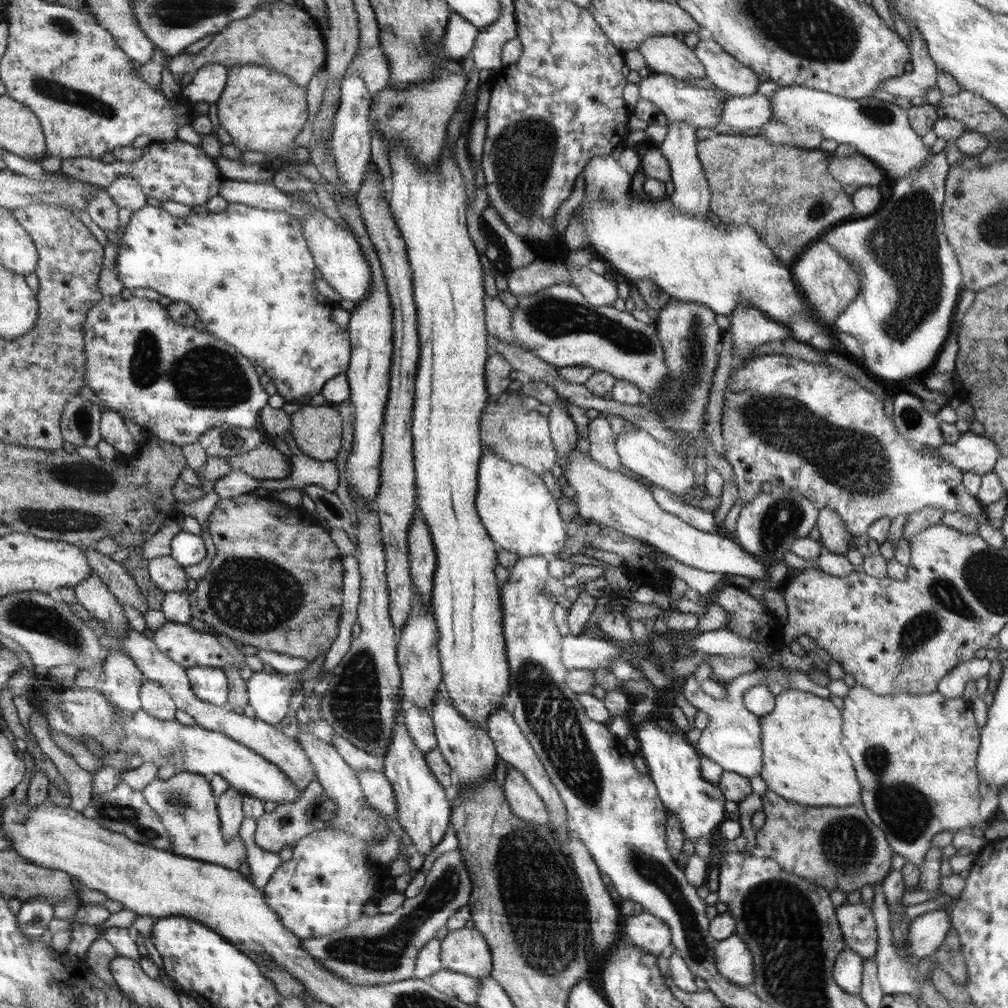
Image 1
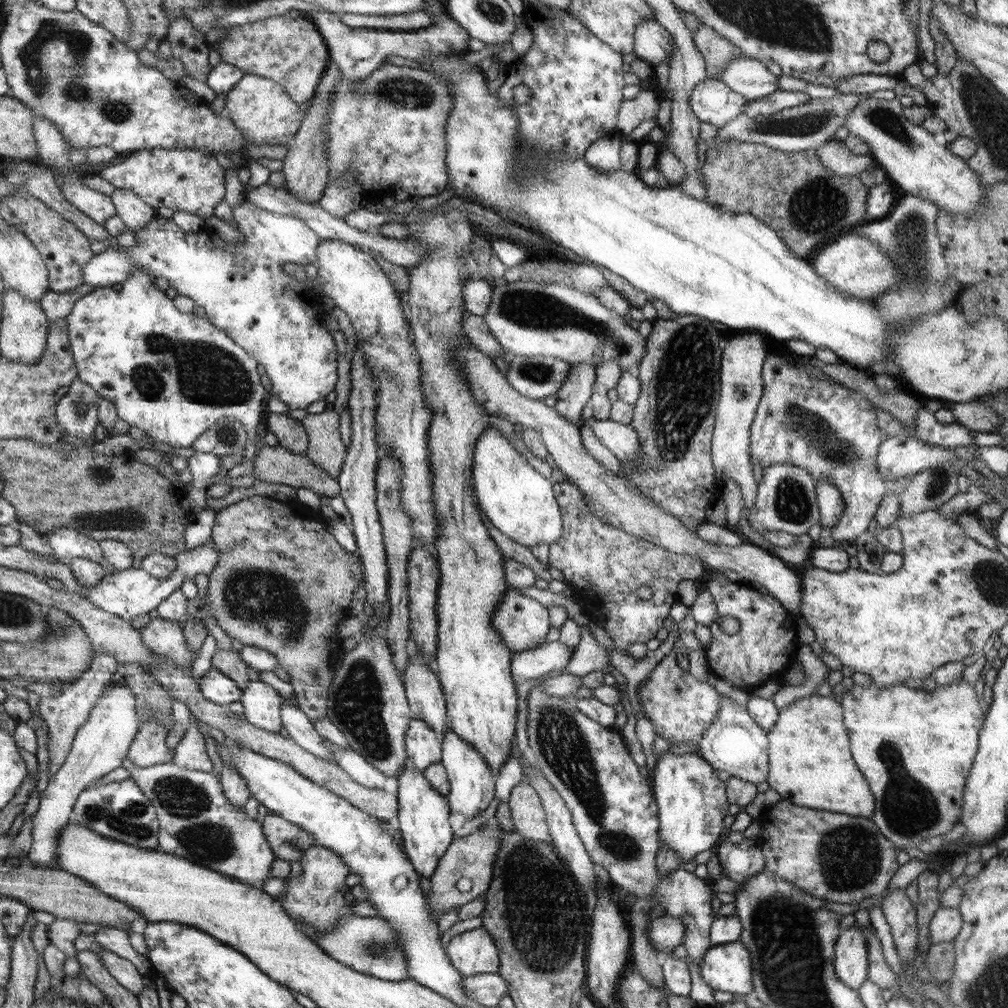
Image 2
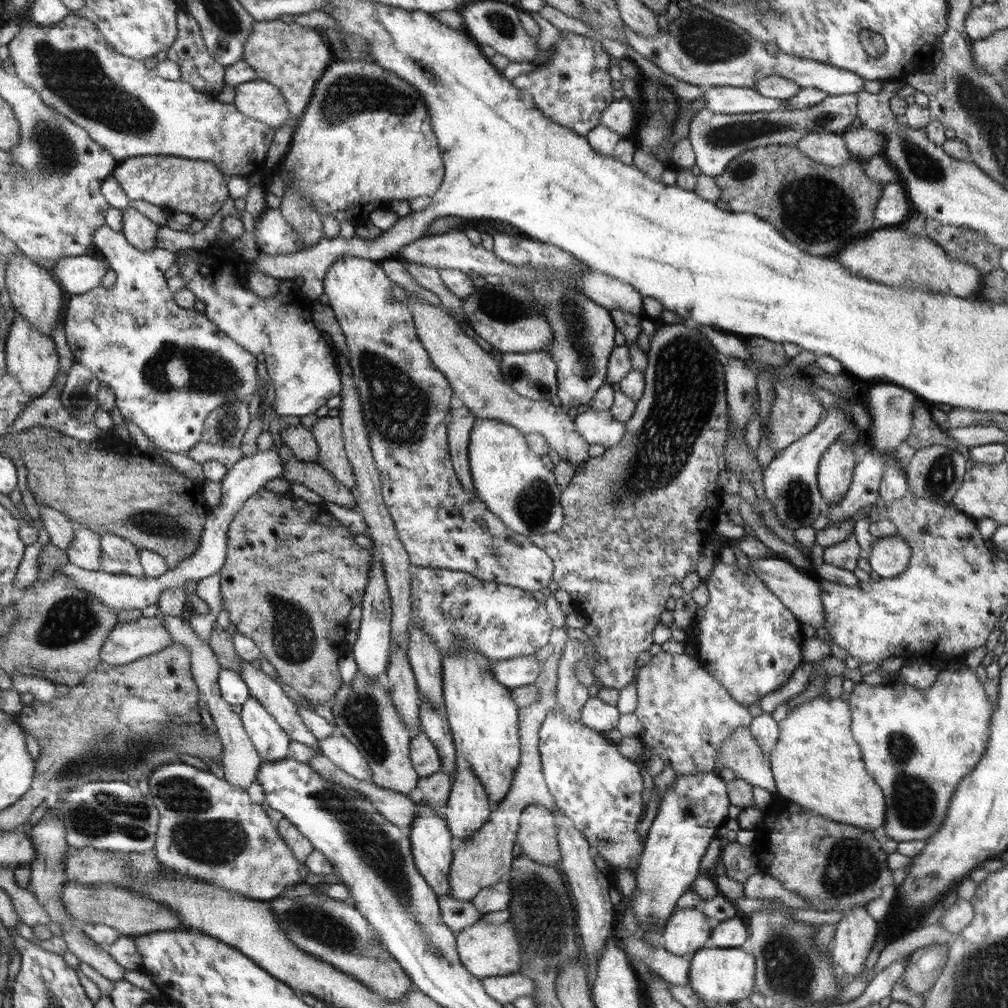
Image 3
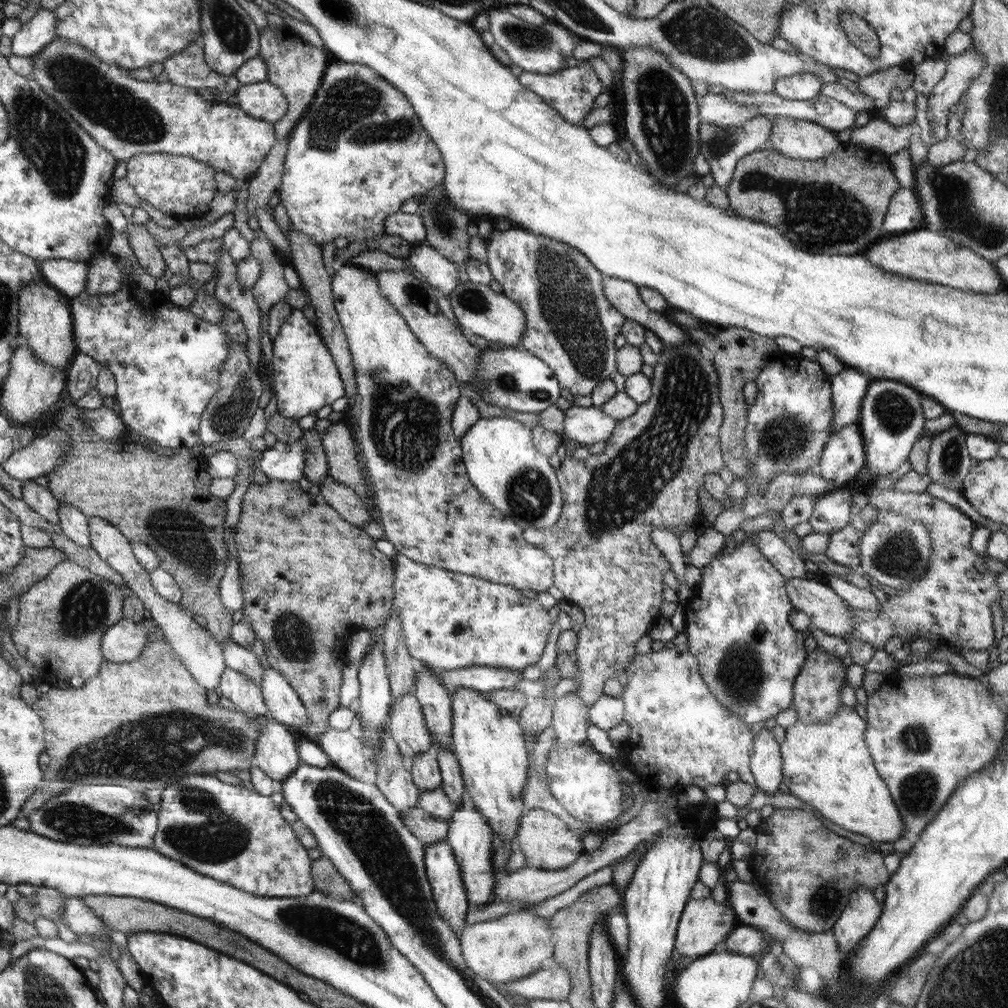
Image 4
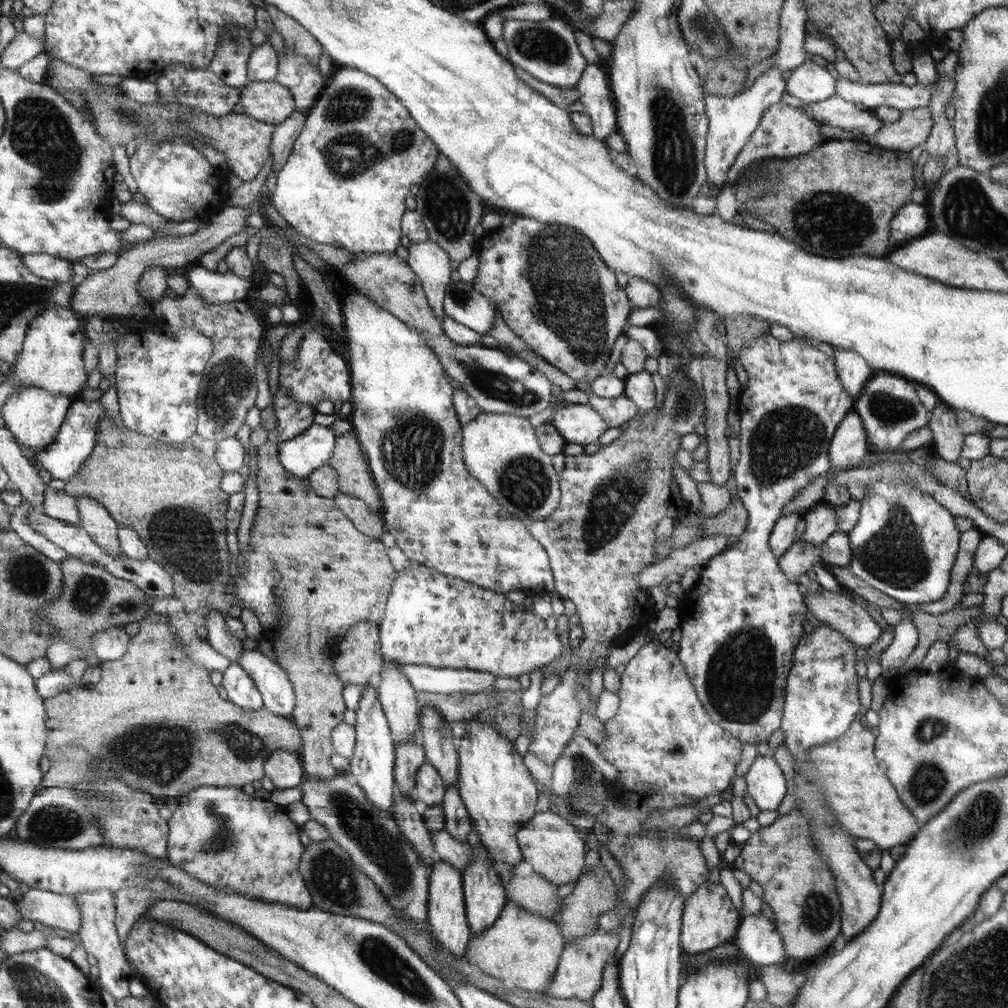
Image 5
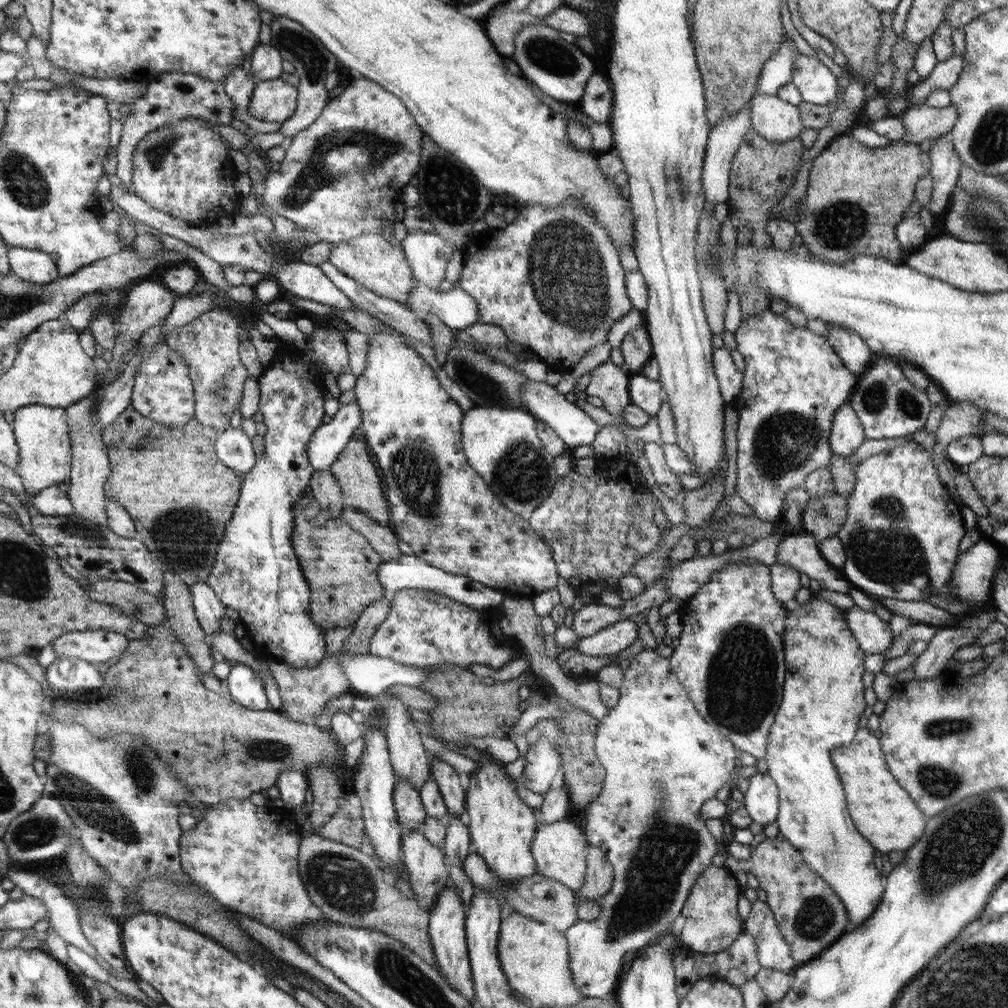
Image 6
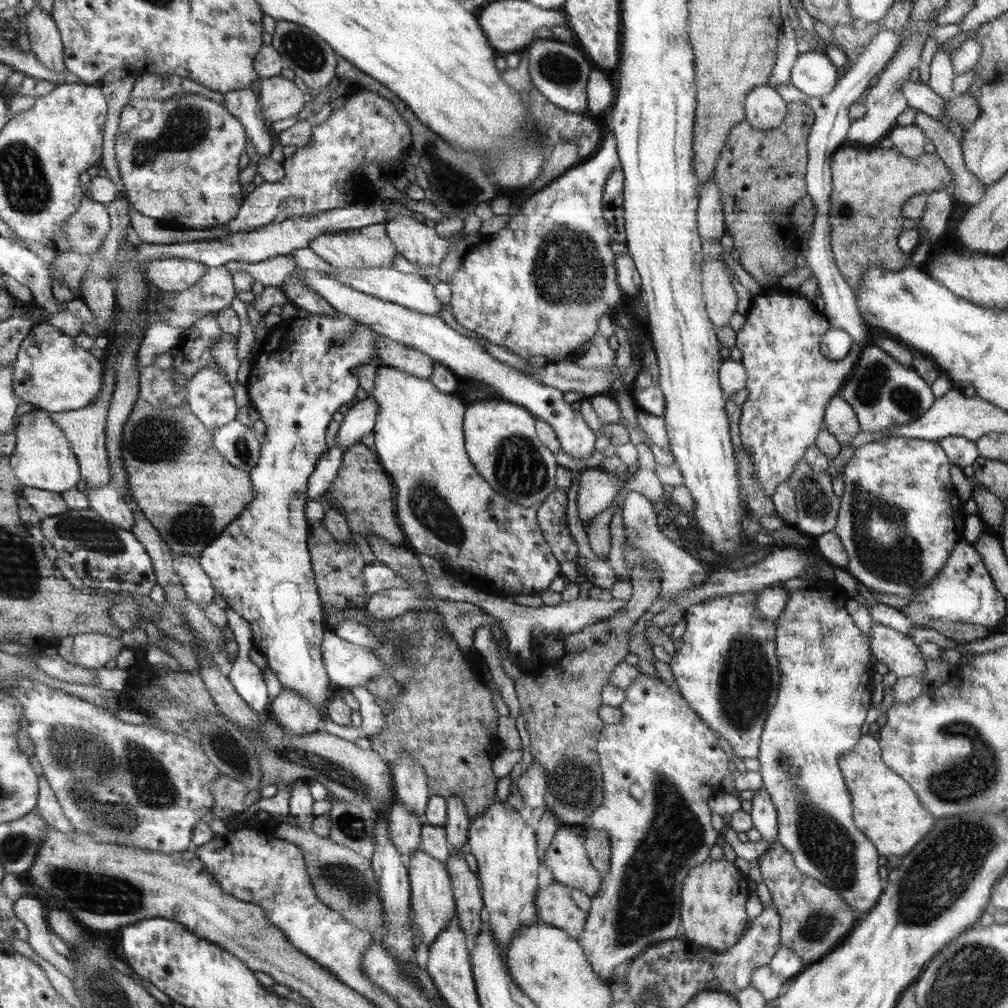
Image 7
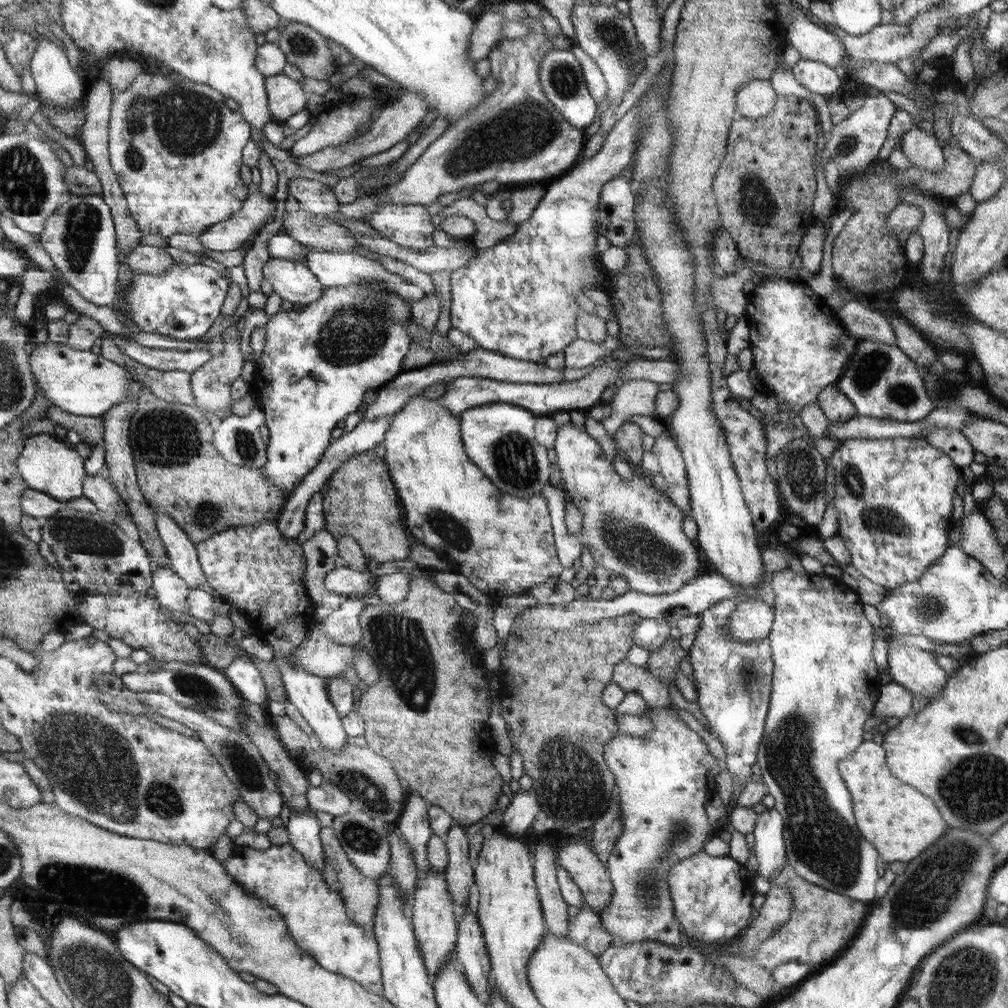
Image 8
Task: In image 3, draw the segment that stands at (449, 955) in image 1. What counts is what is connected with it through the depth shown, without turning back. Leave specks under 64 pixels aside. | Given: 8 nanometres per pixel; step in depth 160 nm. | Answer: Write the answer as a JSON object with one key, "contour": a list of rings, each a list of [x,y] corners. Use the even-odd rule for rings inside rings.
{"contour":[[[509,921],[494,925],[493,923],[476,923],[461,930],[457,936],[458,955],[470,974],[478,978],[504,976],[519,972],[522,963],[522,944],[517,938],[517,927]]]}

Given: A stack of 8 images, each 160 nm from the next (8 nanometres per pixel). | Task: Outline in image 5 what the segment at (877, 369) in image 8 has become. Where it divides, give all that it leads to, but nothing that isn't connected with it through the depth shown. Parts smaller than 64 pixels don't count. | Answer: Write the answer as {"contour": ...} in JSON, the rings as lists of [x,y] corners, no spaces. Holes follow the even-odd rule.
{"contour":[[[877,372],[866,383],[853,409],[862,419],[872,452],[895,452],[913,430],[925,427],[930,414],[918,399],[914,383],[891,373]]]}

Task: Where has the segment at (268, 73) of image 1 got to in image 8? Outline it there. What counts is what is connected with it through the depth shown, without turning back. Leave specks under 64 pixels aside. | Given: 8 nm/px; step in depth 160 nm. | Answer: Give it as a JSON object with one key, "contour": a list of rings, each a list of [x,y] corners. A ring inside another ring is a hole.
{"contour":[[[283,72],[265,77],[268,91],[269,113],[278,123],[285,122],[292,114],[304,110],[309,96],[302,89],[302,83]]]}

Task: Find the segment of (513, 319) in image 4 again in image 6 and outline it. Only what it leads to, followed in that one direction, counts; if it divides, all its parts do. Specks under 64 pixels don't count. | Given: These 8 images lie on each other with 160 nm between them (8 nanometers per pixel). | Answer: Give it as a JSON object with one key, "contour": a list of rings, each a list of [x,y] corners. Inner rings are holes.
{"contour":[[[415,281],[404,306],[420,316],[426,313],[438,316],[453,332],[462,331],[479,322],[478,302],[462,287],[454,287],[447,292],[434,292],[425,284]]]}

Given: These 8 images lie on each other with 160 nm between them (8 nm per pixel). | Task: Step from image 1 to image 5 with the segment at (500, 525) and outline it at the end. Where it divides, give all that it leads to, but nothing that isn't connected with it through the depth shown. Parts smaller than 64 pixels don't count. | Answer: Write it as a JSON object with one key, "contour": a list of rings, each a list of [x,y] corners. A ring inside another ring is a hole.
{"contour":[[[480,412],[462,428],[465,466],[505,509],[523,522],[545,520],[557,510],[560,488],[551,456],[541,449],[540,439],[528,417]]]}

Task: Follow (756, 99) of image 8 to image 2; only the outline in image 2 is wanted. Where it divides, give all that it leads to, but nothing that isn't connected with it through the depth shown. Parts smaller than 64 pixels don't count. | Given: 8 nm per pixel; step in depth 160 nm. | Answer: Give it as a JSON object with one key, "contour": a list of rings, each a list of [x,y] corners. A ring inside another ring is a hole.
{"contour":[[[831,139],[816,149],[819,161],[838,176],[859,176],[875,160],[868,155],[854,154],[842,141]]]}

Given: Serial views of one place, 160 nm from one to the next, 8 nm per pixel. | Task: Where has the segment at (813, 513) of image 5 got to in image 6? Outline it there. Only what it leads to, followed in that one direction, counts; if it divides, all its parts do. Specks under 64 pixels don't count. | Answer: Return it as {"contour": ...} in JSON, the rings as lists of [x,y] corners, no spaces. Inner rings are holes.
{"contour":[[[811,532],[787,535],[777,550],[776,563],[789,564],[799,573],[818,580],[822,589],[850,595],[851,582],[822,556],[819,541]]]}

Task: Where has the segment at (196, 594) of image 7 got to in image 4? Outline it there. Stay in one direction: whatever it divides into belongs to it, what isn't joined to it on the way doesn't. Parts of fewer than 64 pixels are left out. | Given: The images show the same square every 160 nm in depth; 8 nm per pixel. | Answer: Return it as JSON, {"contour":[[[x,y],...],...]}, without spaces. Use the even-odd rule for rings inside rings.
{"contour":[[[232,639],[223,642],[222,648],[225,663],[228,668],[246,675],[258,685],[261,684],[264,668],[260,665],[260,658],[252,652],[252,649],[242,648]]]}

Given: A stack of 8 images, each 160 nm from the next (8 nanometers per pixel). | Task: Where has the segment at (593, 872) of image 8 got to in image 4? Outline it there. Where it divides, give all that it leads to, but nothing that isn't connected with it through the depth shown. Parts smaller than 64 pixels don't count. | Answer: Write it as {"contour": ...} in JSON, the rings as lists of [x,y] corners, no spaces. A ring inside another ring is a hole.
{"contour":[[[543,809],[532,810],[521,818],[515,847],[519,847],[526,856],[526,866],[548,871],[568,868],[584,852],[580,850],[580,836],[576,836],[568,824],[552,815],[552,812]]]}

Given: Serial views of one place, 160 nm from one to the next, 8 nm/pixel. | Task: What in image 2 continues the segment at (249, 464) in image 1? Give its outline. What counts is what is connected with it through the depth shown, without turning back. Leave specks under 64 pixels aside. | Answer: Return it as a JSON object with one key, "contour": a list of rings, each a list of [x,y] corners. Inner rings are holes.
{"contour":[[[265,444],[260,448],[256,460],[254,460],[253,476],[258,483],[264,481],[273,484],[285,484],[286,486],[293,486],[296,489],[309,488],[320,496],[338,495],[341,492],[341,487],[337,480],[329,476],[320,467],[314,465],[306,454],[298,454],[280,445],[270,446]]]}

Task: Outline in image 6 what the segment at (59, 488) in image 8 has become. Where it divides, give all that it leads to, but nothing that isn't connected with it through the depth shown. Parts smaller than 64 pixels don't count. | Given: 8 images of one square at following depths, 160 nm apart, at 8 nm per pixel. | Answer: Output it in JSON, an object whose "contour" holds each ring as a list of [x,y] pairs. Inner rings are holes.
{"contour":[[[26,406],[14,412],[13,433],[21,456],[16,474],[22,478],[29,500],[29,515],[32,517],[39,512],[33,505],[34,497],[42,489],[64,482],[72,474],[73,451],[72,439],[69,436],[69,418],[64,408],[50,406]]]}

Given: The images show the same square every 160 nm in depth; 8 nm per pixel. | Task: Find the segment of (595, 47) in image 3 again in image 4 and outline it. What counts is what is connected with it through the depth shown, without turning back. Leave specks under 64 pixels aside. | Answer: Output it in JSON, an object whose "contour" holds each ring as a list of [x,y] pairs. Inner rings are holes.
{"contour":[[[590,58],[580,61],[574,68],[566,68],[554,74],[538,74],[522,71],[517,76],[522,86],[529,87],[536,94],[541,95],[546,103],[554,107],[558,114],[576,126],[582,126],[587,116],[594,108],[596,96],[602,92],[602,82],[598,80],[596,72],[590,66]]]}

